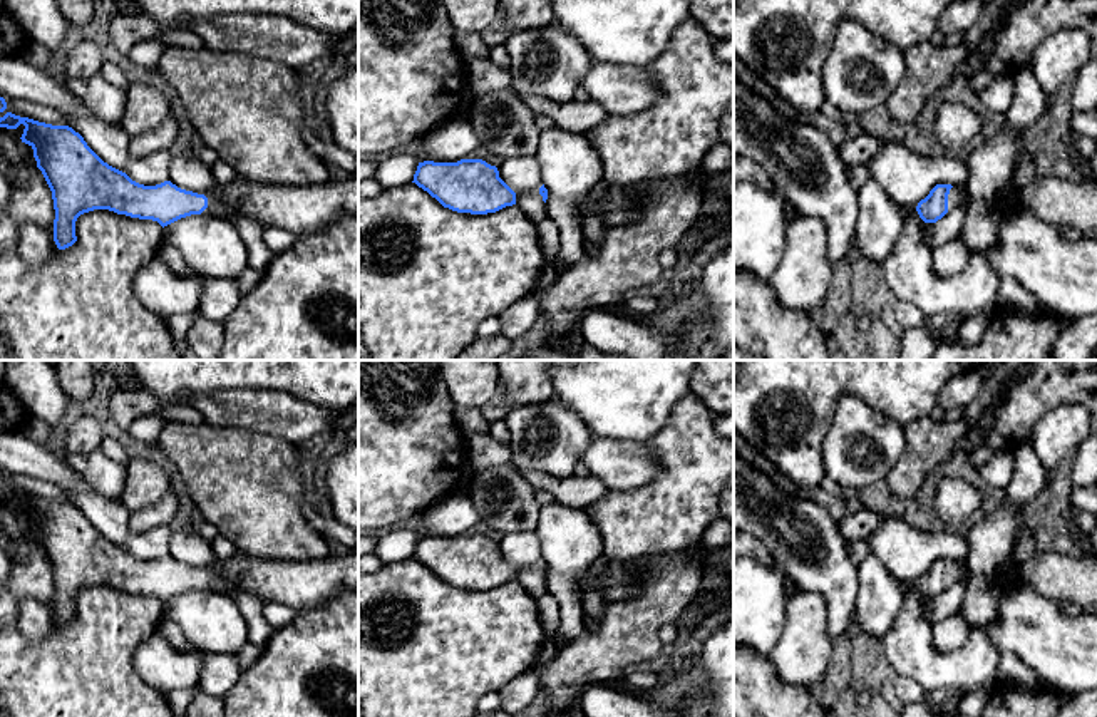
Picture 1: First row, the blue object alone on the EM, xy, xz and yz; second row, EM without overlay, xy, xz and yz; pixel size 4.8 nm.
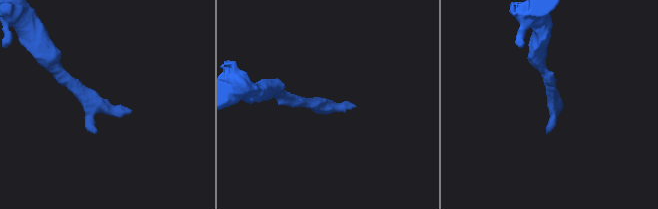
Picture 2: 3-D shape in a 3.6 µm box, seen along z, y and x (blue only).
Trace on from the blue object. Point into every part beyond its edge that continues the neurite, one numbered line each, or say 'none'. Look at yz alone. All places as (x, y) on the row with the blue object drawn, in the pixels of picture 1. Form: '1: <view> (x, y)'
1: yz (957, 198)

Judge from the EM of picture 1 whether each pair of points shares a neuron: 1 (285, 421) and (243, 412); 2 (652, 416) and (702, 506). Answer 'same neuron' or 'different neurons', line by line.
1: same neuron
2: different neurons

